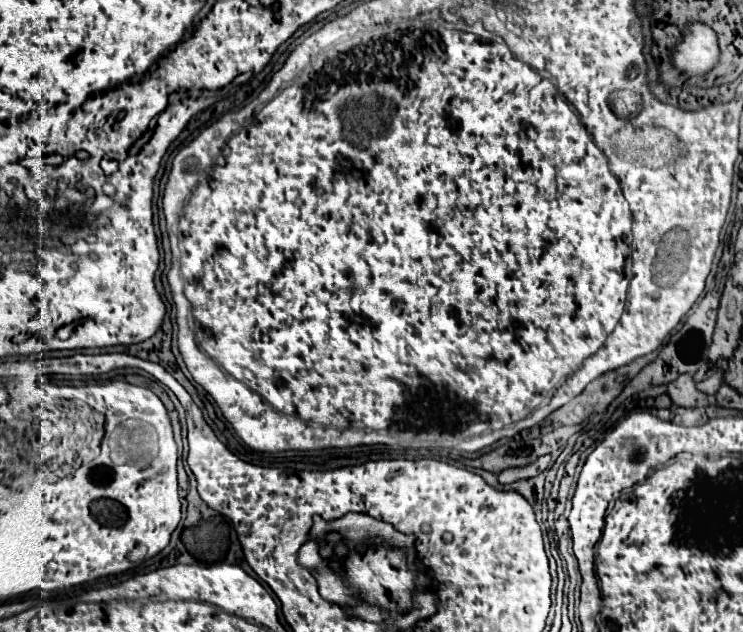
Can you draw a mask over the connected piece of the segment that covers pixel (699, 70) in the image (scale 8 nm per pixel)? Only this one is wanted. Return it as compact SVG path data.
M705 24L687 26L689 34L673 50L673 64L681 74L707 74L719 60L719 46L715 32Z

